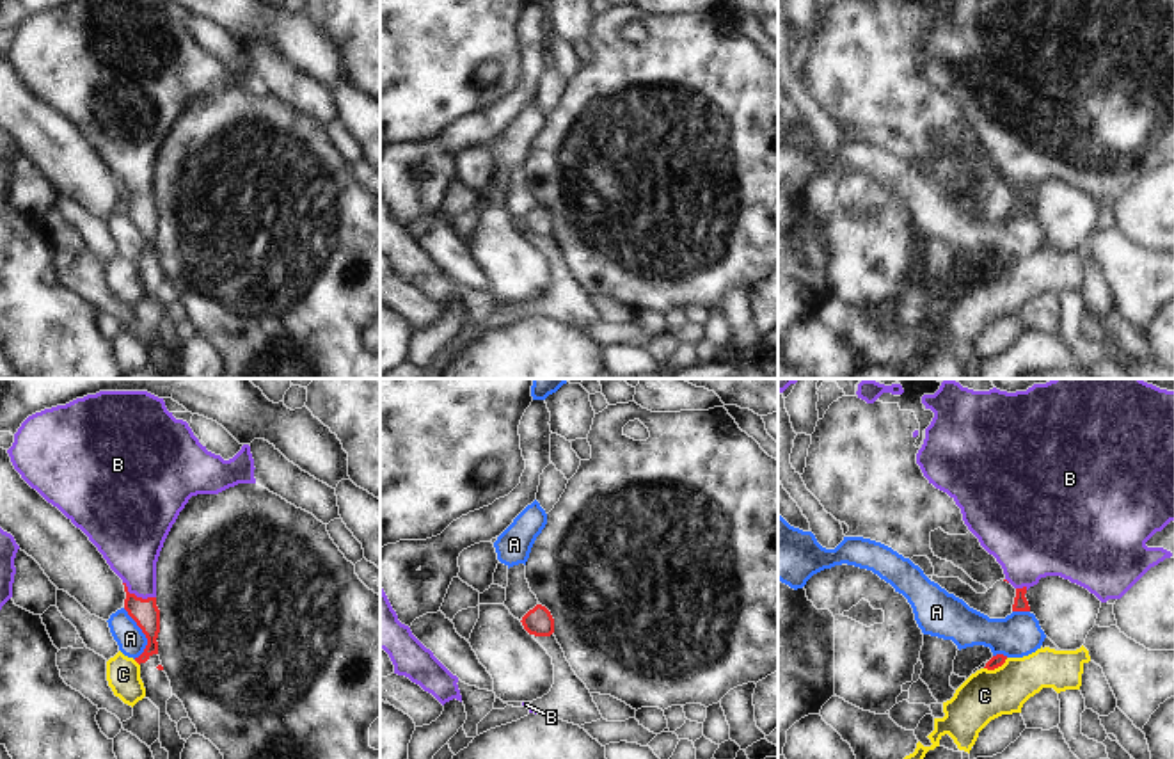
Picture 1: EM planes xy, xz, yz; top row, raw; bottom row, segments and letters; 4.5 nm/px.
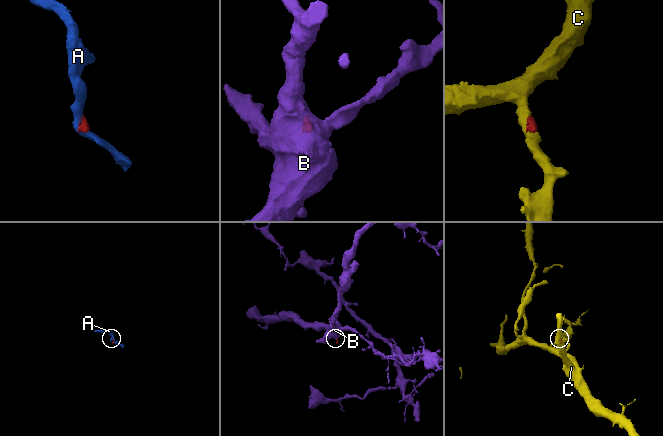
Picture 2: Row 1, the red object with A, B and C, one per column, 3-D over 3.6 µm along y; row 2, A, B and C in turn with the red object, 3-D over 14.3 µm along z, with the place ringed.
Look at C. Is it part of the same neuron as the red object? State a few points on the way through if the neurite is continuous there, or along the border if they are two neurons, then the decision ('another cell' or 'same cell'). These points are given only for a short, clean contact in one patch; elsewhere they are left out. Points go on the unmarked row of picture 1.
along yz (1007, 260), (993, 271), (984, 271) | another cell

